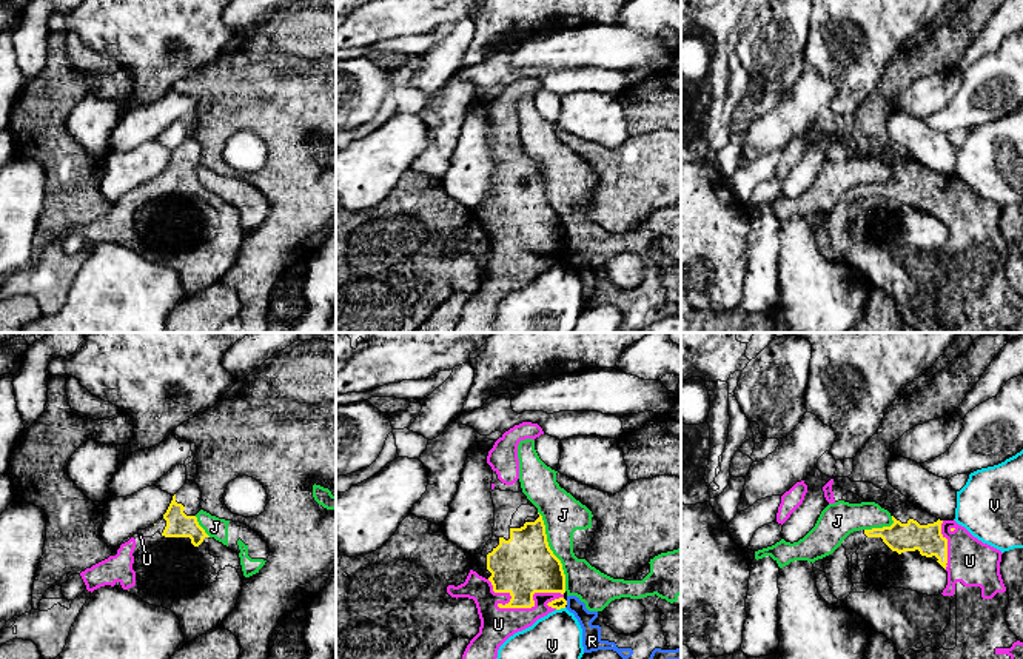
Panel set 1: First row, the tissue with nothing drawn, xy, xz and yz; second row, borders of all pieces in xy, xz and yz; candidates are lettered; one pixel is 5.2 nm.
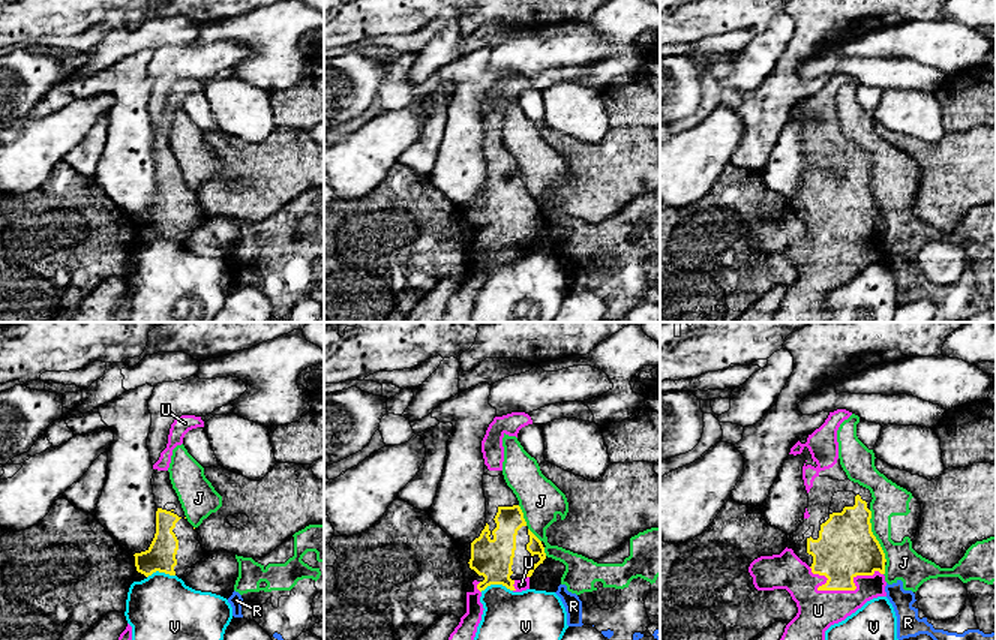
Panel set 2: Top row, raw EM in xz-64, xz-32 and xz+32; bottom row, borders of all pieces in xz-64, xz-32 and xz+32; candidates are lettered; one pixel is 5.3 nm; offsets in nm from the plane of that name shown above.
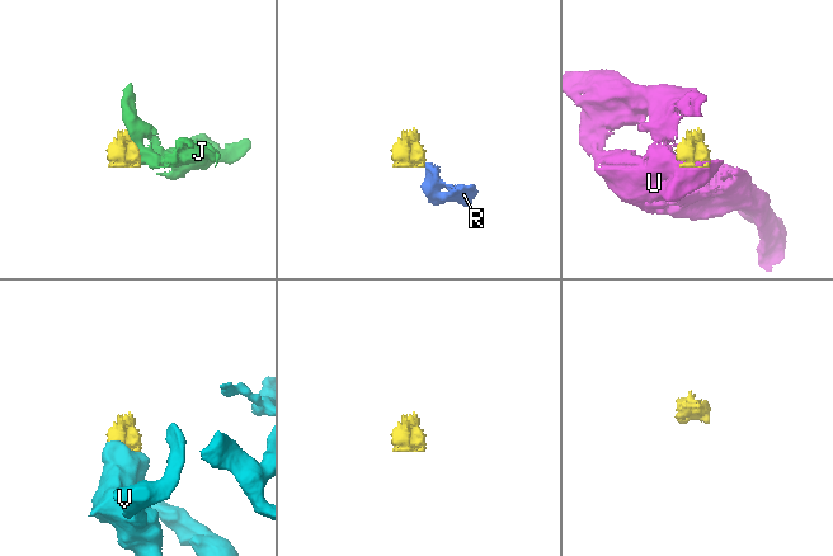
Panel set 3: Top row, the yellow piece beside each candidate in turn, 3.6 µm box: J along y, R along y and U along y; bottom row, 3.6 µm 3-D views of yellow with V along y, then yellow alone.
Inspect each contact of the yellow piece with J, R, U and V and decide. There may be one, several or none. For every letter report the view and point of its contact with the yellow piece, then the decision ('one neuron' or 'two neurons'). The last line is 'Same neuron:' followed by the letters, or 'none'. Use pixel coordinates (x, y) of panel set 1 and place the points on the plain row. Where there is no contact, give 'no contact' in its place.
J: meets yellow in xz at (552, 207); two neurons
R: meets yellow in xz at (566, 257); two neurons
U: meets yellow in xz at (521, 262); one neuron
V: meets yellow in xz at (560, 264); two neurons
Same neuron: U

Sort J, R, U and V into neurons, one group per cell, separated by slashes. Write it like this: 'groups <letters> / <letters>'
groups J R / U / V

